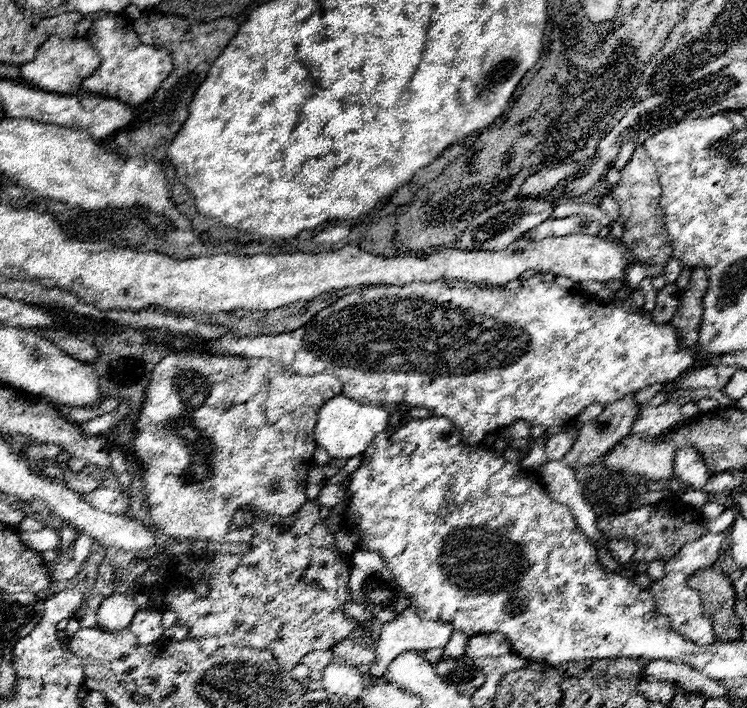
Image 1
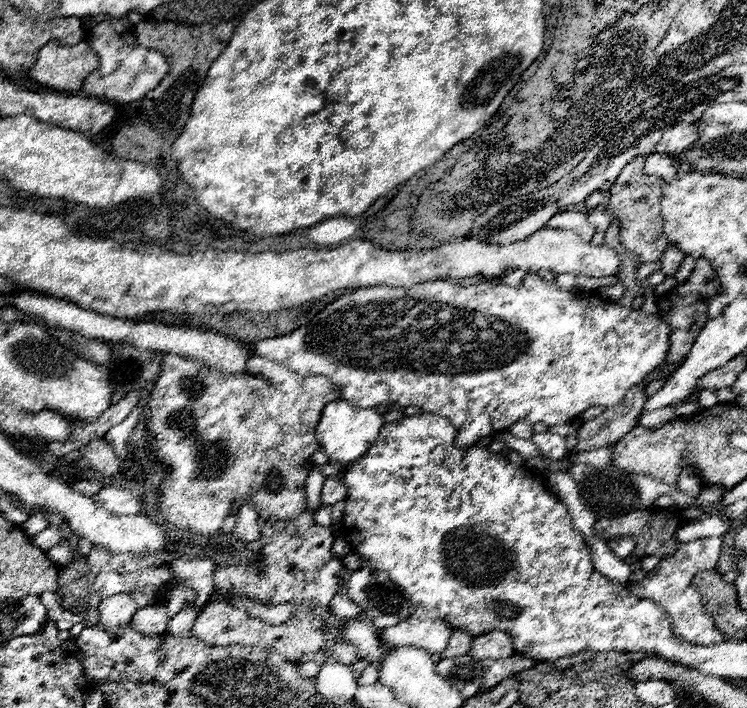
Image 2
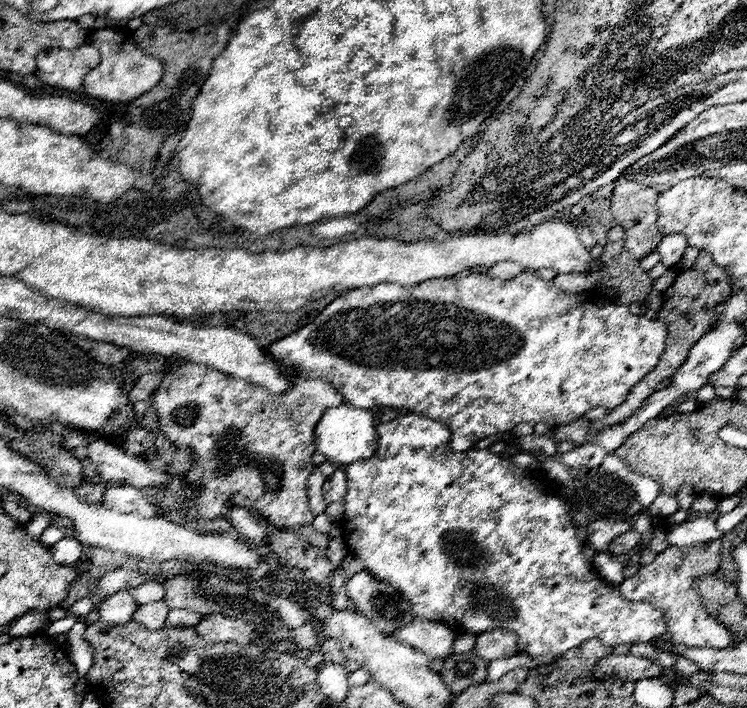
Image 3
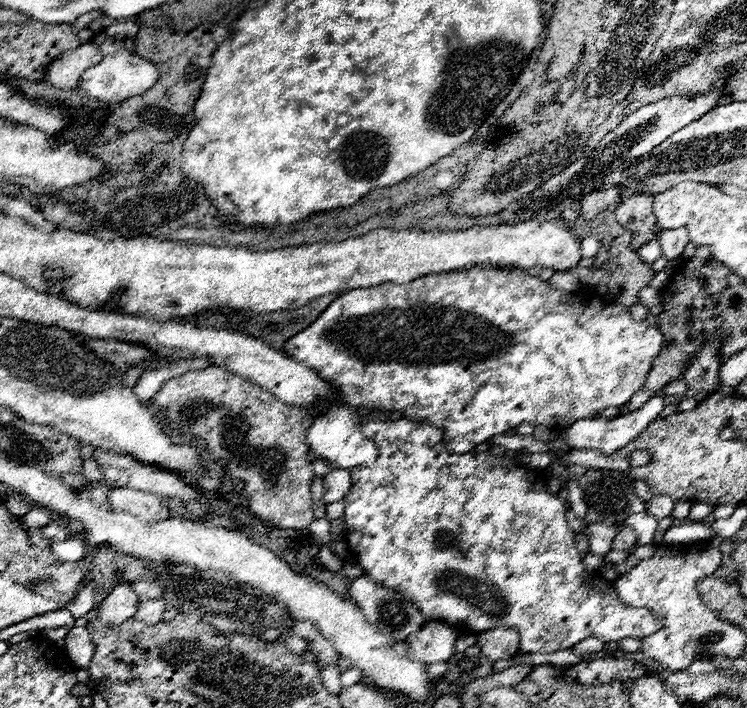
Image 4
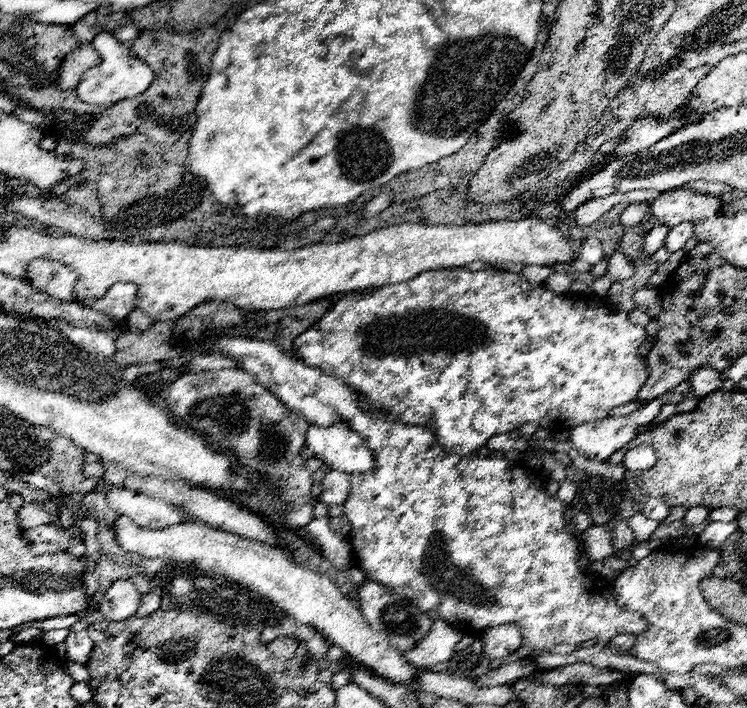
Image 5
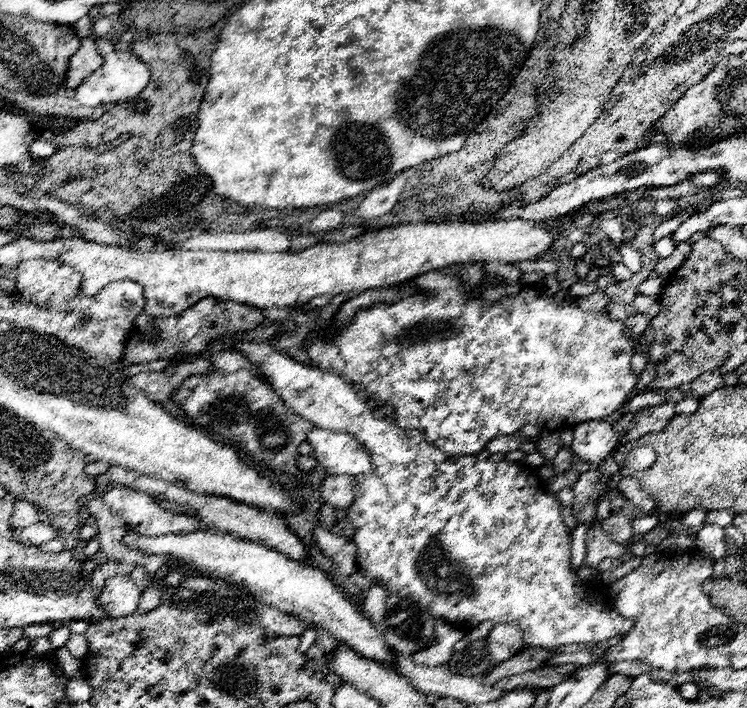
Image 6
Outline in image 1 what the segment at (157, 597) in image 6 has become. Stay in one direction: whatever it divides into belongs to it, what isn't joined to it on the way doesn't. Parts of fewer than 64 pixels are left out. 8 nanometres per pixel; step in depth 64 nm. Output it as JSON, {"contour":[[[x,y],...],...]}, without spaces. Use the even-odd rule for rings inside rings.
{"contour":[[[138,612],[132,620],[132,624],[128,626],[130,632],[134,632],[134,636],[138,638],[138,642],[142,644],[150,644],[150,642],[156,642],[162,638],[162,626],[160,626],[160,620],[162,620],[162,614],[160,612]]]}

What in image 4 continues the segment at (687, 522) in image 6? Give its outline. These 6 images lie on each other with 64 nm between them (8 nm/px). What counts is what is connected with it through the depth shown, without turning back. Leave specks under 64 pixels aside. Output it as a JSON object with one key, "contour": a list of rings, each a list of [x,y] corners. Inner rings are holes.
{"contour":[[[696,502],[696,504],[692,504],[692,510],[690,510],[690,514],[688,514],[688,520],[702,520],[702,518],[706,518],[712,510],[714,510],[712,504]]]}

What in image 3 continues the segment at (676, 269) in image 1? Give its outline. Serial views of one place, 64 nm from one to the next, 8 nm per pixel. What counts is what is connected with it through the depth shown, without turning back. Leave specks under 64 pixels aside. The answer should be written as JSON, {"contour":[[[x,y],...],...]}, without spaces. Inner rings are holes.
{"contour":[[[672,234],[672,236],[664,236],[662,244],[658,246],[658,254],[660,254],[660,262],[666,268],[672,268],[680,262],[680,258],[684,256],[686,250],[686,238],[684,234]]]}

